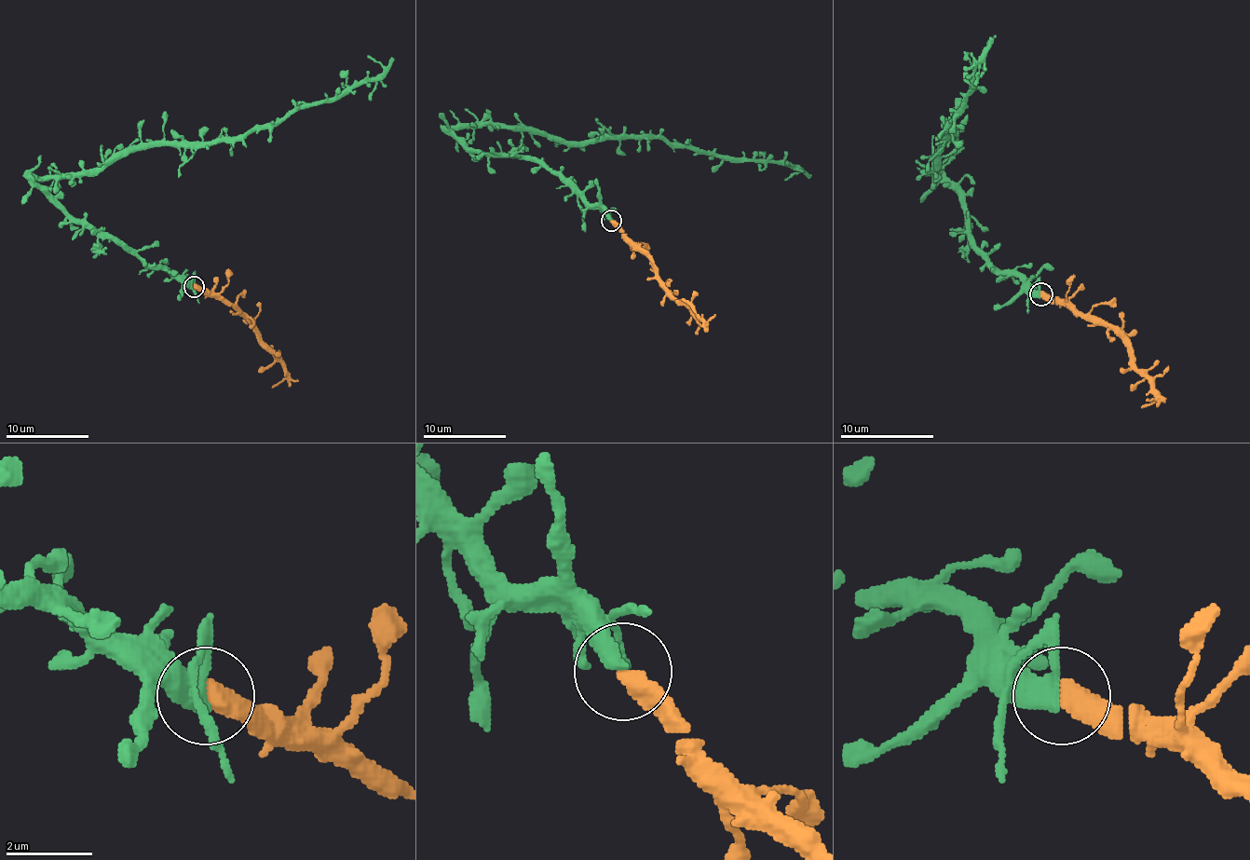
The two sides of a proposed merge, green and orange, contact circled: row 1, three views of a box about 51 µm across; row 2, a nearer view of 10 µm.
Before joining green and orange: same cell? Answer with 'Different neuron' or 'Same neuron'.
Same neuron

